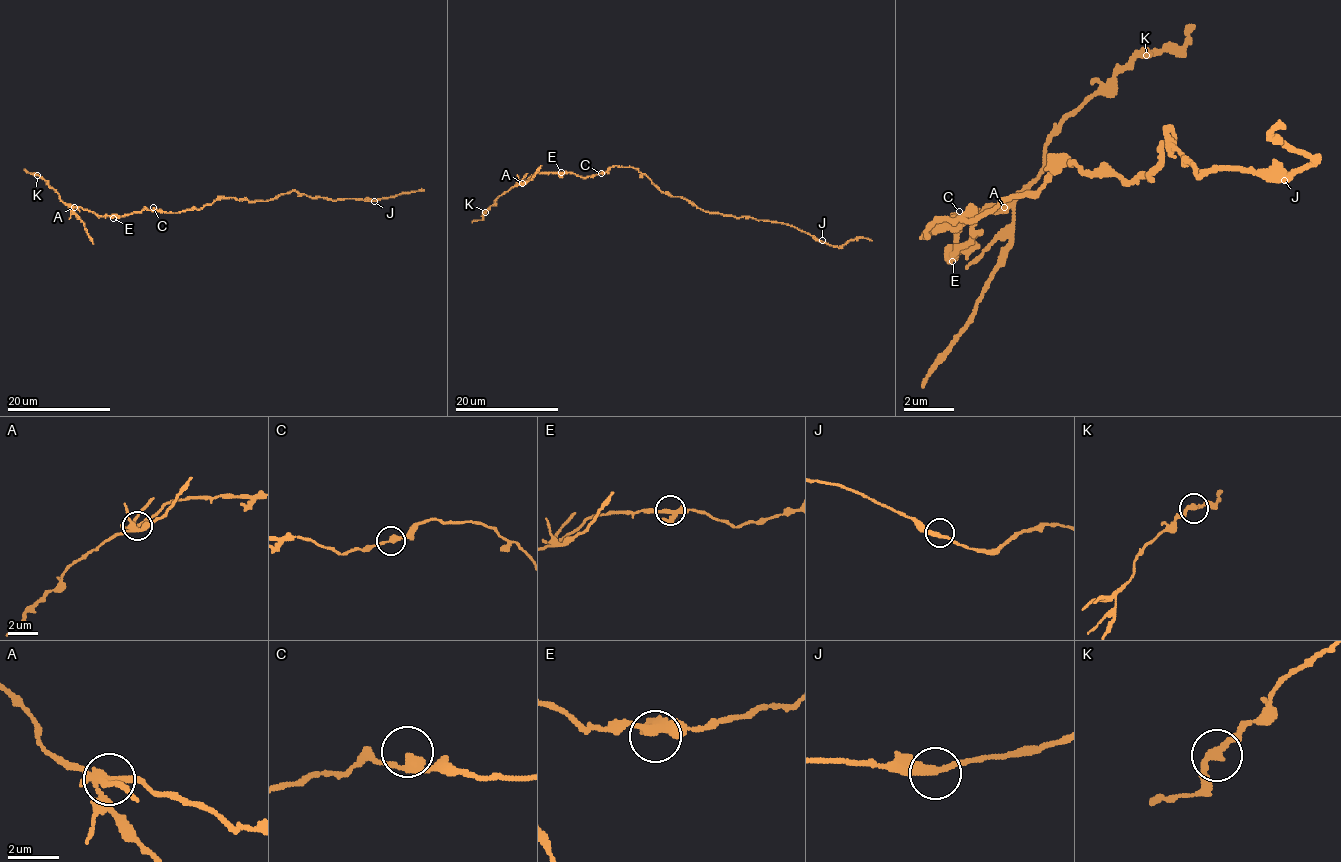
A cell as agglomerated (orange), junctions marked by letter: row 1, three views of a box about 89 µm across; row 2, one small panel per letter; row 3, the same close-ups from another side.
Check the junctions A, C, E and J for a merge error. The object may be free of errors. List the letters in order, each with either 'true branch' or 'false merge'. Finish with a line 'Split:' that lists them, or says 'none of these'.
A: false merge
C: true branch
E: true branch
J: true branch
Split: A

